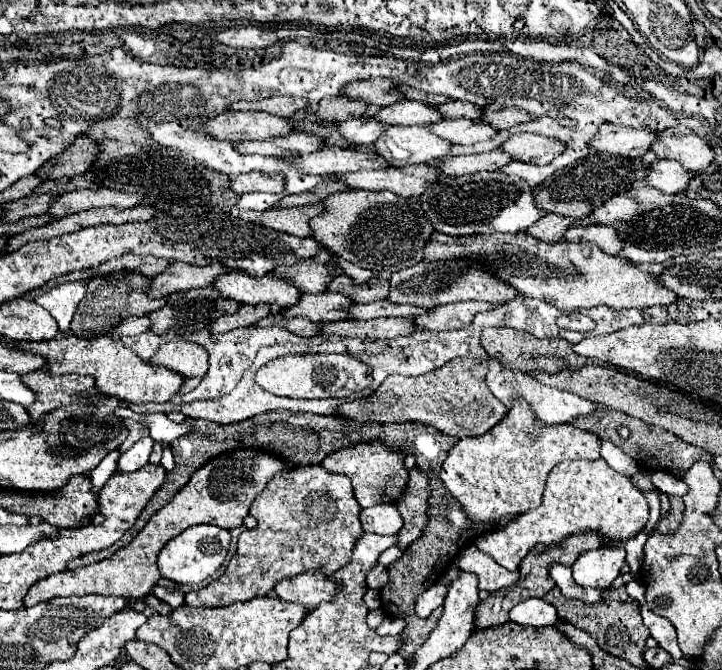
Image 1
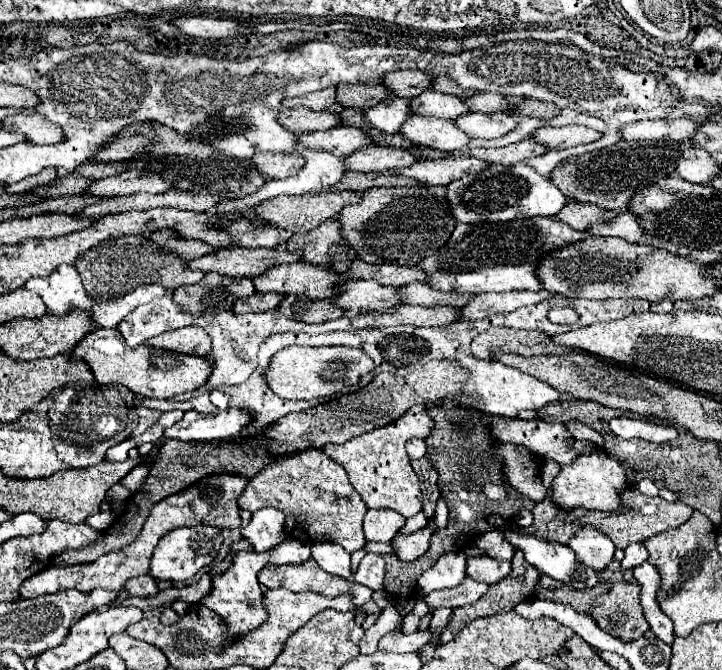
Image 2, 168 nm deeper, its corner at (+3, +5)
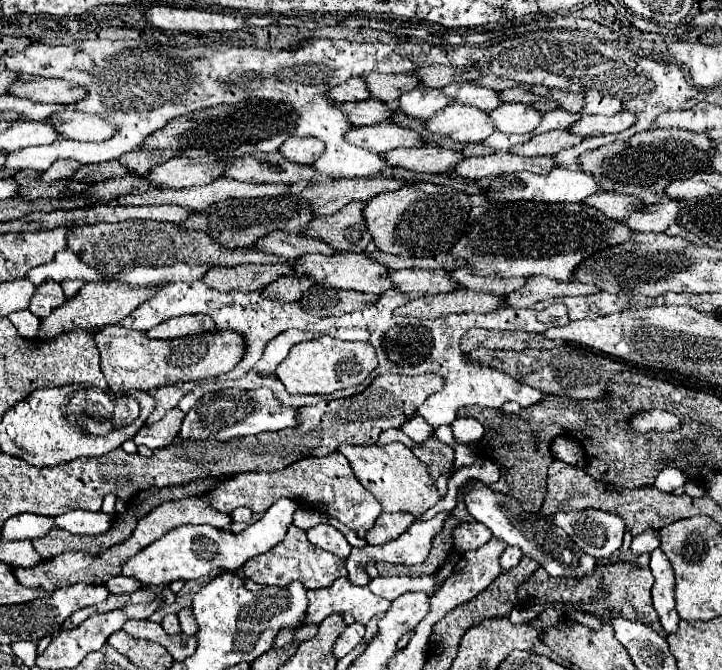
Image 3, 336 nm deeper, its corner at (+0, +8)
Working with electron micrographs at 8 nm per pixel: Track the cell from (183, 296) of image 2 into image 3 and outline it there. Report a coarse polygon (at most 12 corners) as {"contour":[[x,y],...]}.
{"contour":[[290,265],[210,269],[202,281],[220,293],[260,291]]}

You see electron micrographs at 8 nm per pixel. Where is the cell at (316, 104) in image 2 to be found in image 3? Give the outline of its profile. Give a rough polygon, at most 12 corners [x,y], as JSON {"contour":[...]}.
{"contour":[[362,77],[328,89],[336,103],[364,101],[370,97]]}

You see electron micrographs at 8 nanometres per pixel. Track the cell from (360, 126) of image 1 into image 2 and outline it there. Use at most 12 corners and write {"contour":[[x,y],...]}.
{"contour":[[389,96],[365,112],[383,132],[399,132],[411,116],[409,100]]}

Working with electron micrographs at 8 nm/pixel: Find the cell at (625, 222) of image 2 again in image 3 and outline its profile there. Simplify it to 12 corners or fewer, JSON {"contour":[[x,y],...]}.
{"contour":[[662,199],[622,223],[632,231],[658,233],[678,217],[678,203]]}

